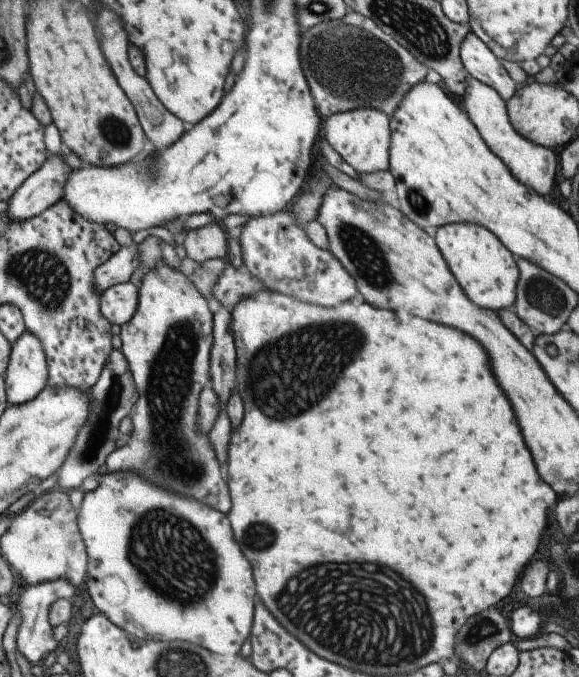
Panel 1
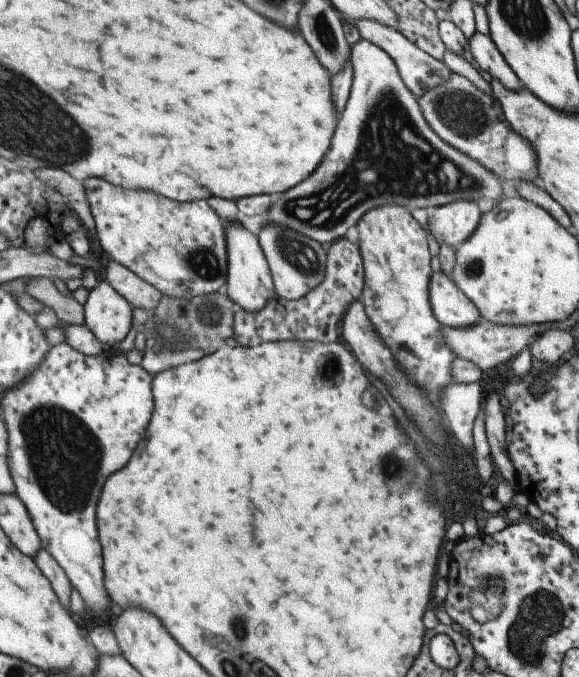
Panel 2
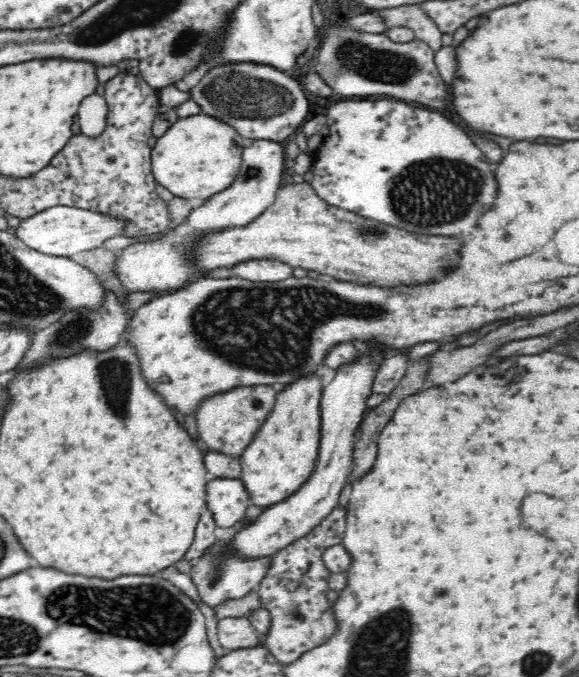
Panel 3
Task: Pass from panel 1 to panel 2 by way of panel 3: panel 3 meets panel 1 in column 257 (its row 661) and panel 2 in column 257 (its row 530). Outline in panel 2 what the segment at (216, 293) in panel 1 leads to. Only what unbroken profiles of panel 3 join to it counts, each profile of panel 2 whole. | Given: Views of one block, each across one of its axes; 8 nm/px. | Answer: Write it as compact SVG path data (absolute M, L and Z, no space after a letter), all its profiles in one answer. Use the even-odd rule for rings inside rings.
M345 237L336 239L328 248L324 277L317 286L295 300L277 298L274 294L262 309L257 309L254 313L234 307L232 337L237 345L244 347L286 340L333 342L337 338L337 326L344 312L351 303L359 300L363 283L364 270L358 246Z

